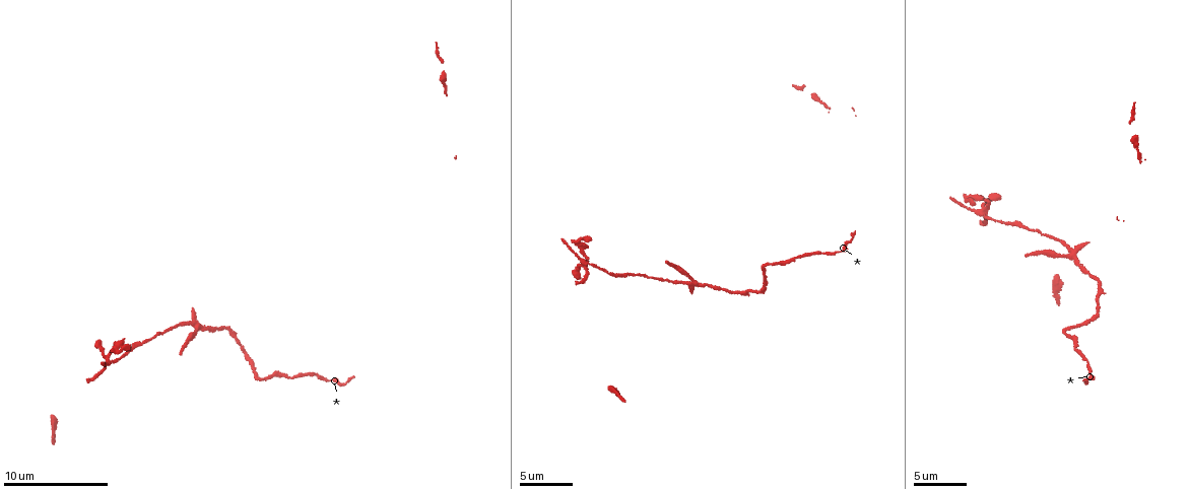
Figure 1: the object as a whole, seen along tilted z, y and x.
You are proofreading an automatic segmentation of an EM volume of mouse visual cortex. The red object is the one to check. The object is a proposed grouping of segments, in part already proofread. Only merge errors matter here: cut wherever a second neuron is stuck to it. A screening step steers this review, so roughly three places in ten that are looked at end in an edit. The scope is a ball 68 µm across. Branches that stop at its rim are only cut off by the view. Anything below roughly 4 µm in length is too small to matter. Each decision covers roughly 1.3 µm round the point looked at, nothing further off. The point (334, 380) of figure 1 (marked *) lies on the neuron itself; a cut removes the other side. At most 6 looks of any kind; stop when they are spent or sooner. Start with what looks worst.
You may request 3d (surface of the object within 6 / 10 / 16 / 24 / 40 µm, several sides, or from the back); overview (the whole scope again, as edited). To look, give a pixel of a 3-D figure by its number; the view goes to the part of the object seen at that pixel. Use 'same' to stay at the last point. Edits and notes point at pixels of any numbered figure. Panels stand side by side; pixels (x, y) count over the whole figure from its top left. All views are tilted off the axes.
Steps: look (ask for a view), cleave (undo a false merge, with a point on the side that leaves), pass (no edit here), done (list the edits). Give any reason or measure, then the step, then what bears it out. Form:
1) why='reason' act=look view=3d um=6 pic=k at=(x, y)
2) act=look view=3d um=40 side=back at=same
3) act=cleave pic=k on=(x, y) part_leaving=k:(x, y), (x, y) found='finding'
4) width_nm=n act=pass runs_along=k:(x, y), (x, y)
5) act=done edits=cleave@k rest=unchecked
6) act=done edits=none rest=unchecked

why='four or more arms meet' act=look view=3d um=10 pic=1 at=(585, 265)

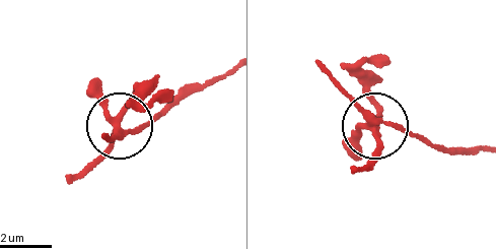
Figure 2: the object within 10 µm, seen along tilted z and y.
act=cleave pic=2 on=(102, 154) part_leaving=2:(371, 130), (379, 139), (360, 171) found='two neurons meet here'

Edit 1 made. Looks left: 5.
act=look view=overview

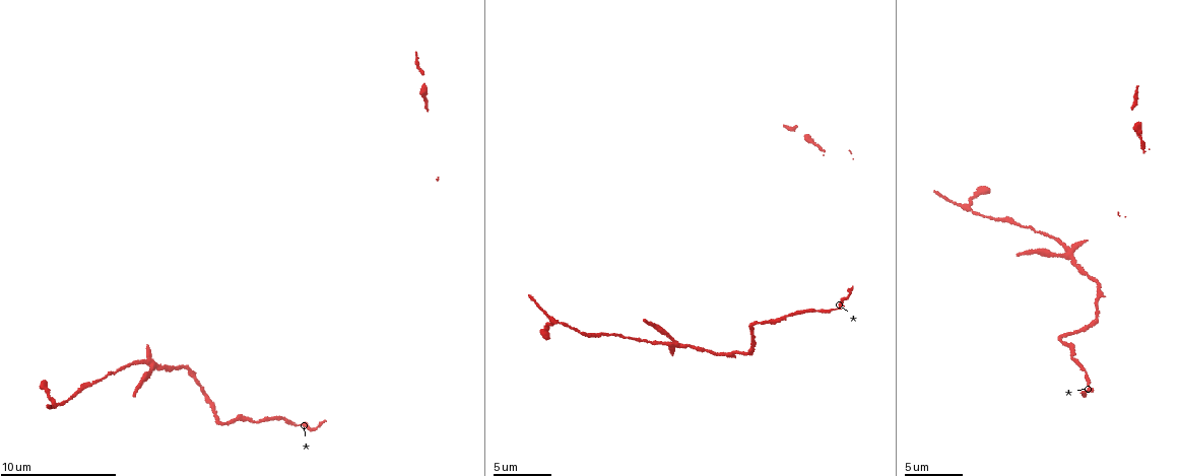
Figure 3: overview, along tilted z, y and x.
why='four or more arms meet' act=look view=3d um=10 pic=3 at=(672, 340)

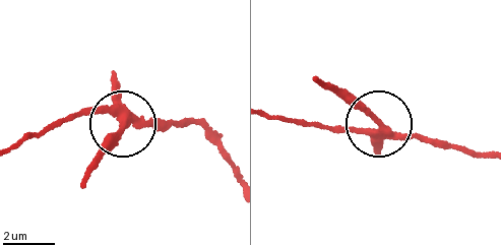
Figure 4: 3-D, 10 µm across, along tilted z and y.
width_nm=300 act=cleave pic=4 on=(115, 136) part_leaving=4:(124, 119), (96, 152), (83, 182) found='two neurons meet here'

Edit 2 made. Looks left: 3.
why='see it whole again' act=look view=overview

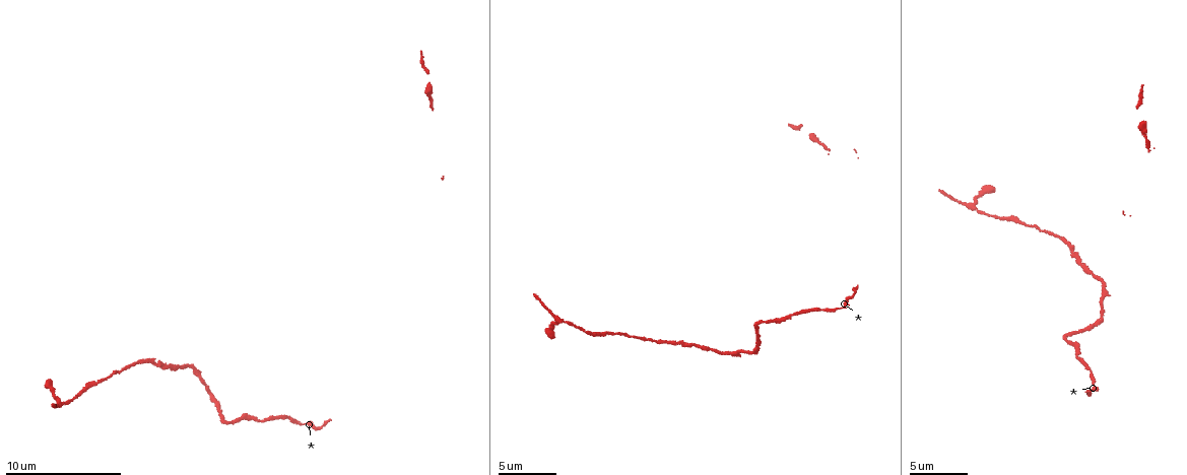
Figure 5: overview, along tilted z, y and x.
why='a narrow waist' act=look view=3d um=6 pic=5 at=(1066, 340)

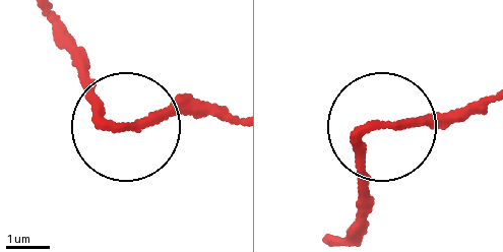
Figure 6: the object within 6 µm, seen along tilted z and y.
act=pass found='all the same neuron'

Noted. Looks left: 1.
act=done edits=cleave@2,cleave@4 rest=unchecked

